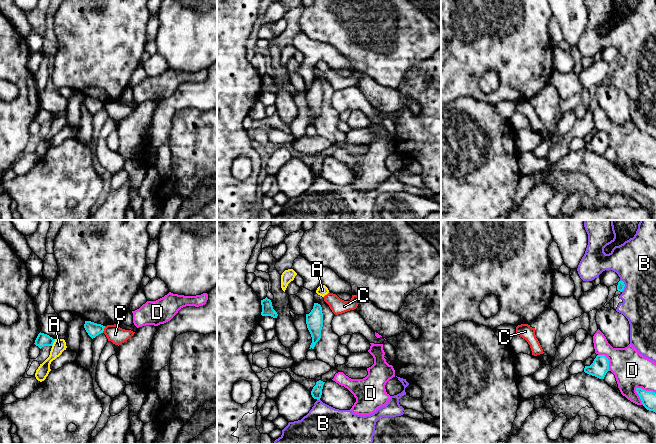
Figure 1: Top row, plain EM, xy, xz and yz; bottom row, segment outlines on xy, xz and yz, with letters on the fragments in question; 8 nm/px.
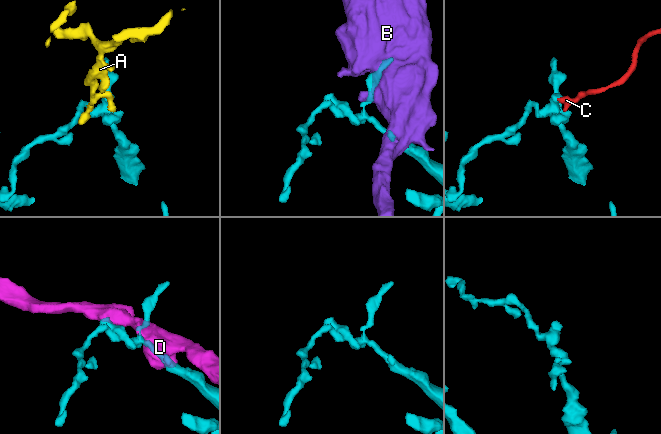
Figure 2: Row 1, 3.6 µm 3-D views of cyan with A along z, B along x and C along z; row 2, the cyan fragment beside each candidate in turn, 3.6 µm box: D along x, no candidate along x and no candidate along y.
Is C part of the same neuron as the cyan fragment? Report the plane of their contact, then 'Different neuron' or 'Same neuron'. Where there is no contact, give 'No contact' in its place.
Touches cyan in xy. Different neuron

